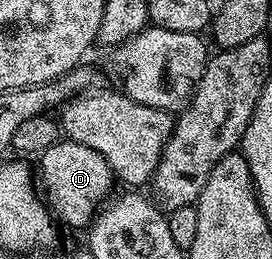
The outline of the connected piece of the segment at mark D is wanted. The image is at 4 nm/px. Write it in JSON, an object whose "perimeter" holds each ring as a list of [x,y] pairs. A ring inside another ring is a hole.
{"perimeter":[[[69,138],[45,149],[38,156],[37,163],[37,179],[48,208],[60,224],[68,223],[71,227],[86,228],[95,218],[96,212],[108,202],[112,194],[111,186],[117,183],[111,167],[105,157],[97,153],[97,149],[89,149],[89,145],[75,143]]]}

